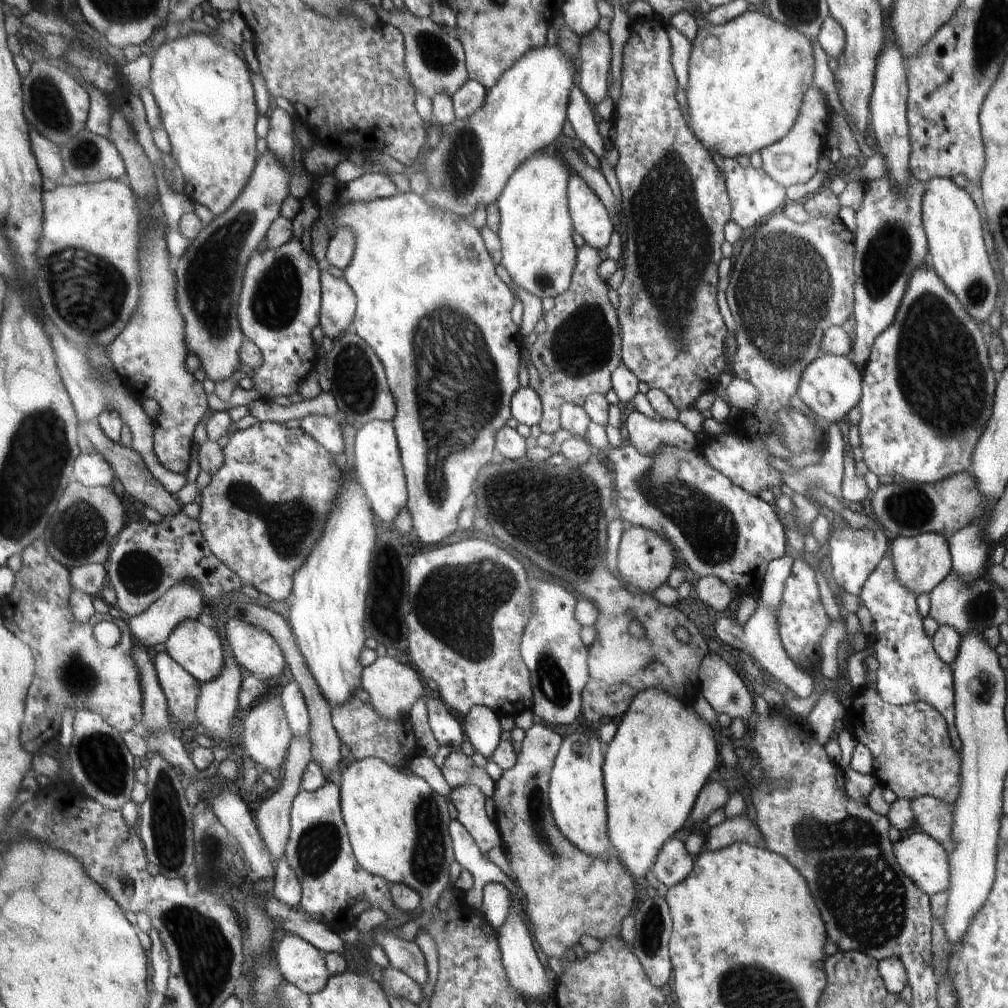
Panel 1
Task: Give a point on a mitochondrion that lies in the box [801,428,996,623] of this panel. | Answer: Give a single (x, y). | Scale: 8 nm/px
(911, 508)

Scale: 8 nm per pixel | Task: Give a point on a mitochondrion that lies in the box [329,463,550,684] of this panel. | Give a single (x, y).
(461, 600)

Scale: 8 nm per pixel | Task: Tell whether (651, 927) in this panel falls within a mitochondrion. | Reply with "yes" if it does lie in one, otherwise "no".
yes

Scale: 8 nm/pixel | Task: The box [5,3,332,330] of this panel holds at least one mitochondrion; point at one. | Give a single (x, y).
(48, 105)

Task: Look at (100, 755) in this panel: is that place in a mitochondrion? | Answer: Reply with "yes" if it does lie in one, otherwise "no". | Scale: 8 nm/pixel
yes

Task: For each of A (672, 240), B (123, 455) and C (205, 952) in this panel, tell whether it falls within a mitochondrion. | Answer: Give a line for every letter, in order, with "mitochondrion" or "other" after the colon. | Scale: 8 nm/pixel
A: mitochondrion
B: other
C: mitochondrion

